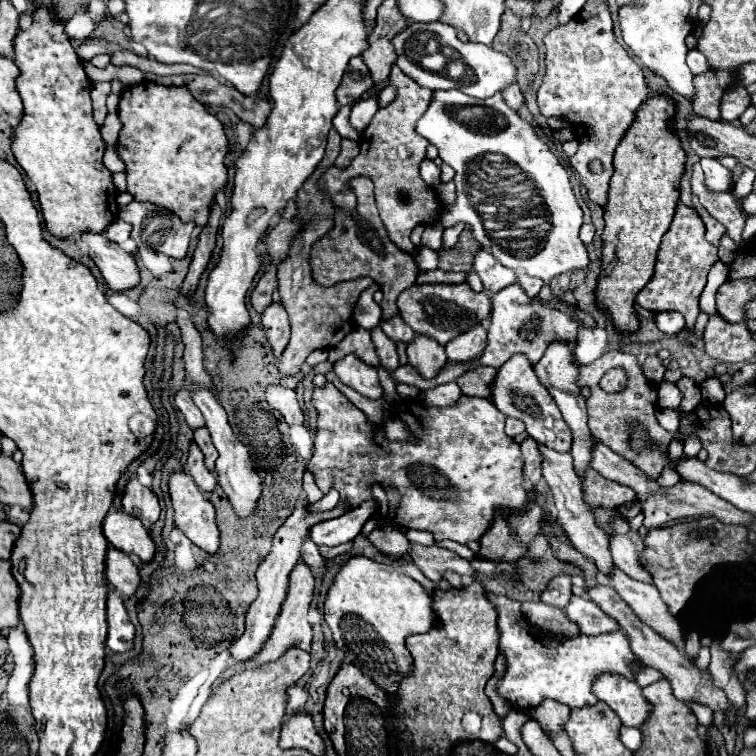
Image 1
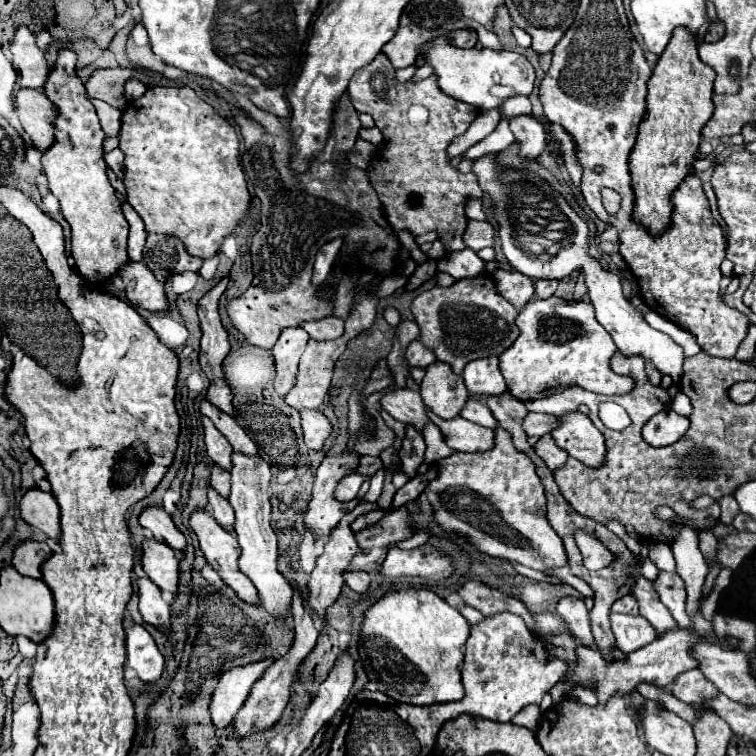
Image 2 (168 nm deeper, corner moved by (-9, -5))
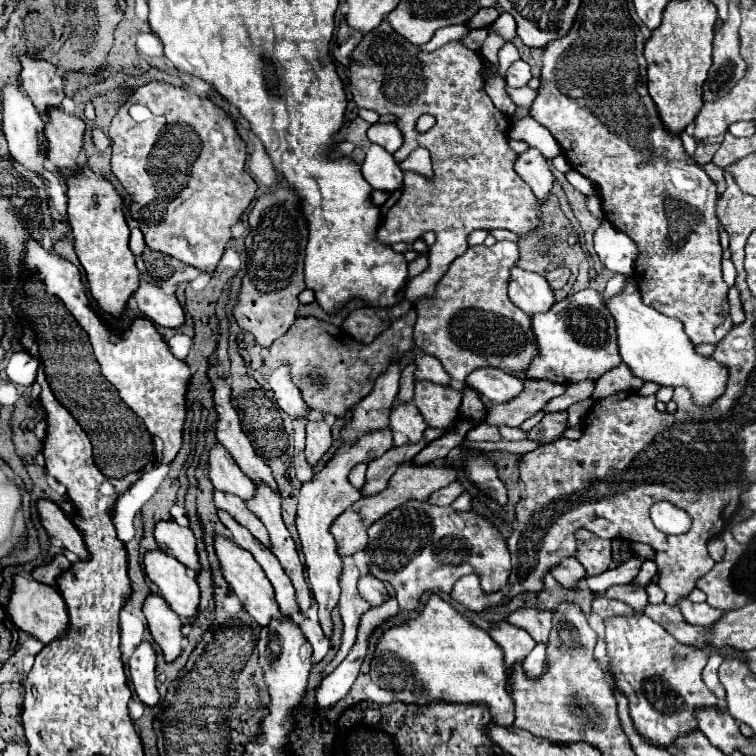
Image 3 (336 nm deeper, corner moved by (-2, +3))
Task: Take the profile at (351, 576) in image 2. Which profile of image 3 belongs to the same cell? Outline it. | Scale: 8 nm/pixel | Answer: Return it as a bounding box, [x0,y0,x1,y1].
[358,573,386,607]

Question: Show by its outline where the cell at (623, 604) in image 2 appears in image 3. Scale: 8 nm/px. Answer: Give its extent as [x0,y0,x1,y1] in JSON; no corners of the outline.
[598,583,648,611]

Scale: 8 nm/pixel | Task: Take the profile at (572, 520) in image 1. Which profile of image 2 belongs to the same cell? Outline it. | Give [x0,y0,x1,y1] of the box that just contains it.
[631,573,677,635]

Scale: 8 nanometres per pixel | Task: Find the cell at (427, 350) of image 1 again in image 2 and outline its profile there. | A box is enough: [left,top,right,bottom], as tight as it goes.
[421,361,469,419]

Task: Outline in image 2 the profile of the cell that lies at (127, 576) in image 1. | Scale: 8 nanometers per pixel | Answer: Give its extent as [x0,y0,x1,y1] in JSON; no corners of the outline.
[139,579,171,633]

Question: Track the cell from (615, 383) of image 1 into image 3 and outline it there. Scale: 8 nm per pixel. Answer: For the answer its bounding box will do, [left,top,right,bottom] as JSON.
[522,289,620,385]

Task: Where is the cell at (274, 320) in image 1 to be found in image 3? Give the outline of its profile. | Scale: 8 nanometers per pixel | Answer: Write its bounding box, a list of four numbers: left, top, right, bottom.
[268,365,306,417]

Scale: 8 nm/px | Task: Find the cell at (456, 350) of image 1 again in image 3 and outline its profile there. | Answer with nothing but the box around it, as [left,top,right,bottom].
[464,367,522,403]

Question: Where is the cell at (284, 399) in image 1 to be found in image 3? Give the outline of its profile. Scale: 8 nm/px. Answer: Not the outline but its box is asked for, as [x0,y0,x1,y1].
[306,419,332,465]

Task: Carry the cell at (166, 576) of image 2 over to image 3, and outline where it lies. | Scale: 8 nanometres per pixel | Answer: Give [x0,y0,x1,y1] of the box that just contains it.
[144,551,200,619]

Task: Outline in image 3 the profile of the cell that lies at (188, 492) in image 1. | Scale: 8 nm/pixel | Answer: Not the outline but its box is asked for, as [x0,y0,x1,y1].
[214,535,280,625]

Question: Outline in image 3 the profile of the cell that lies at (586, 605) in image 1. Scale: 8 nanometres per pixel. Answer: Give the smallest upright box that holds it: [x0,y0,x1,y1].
[604,611,716,747]

